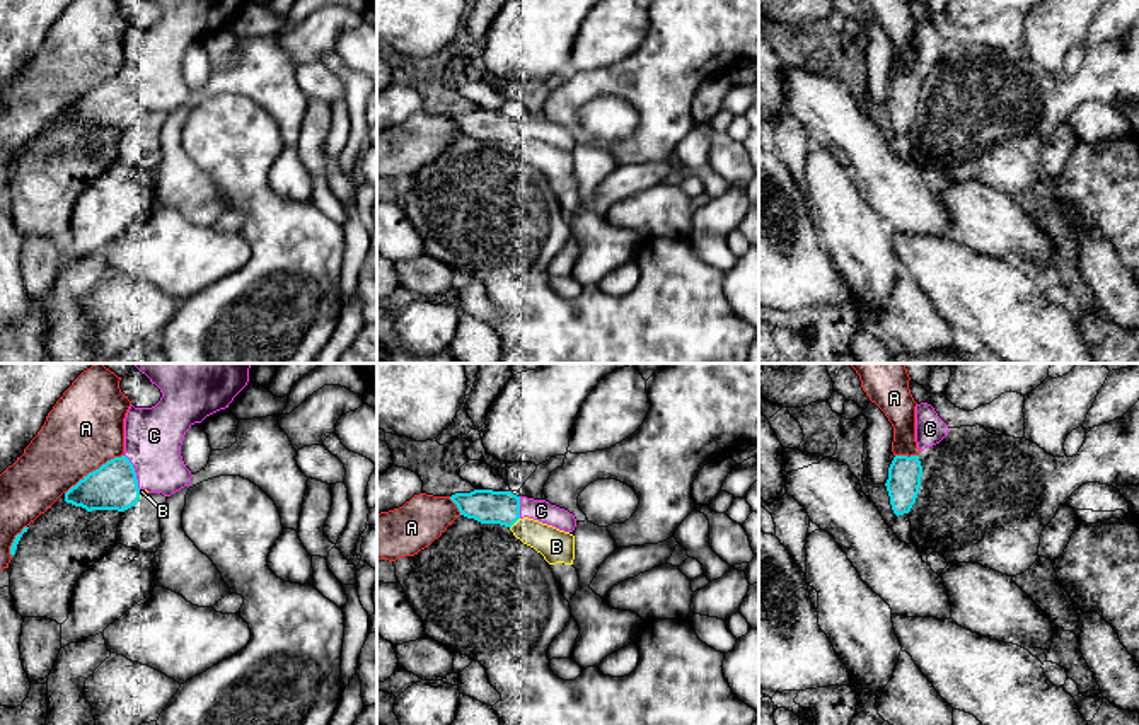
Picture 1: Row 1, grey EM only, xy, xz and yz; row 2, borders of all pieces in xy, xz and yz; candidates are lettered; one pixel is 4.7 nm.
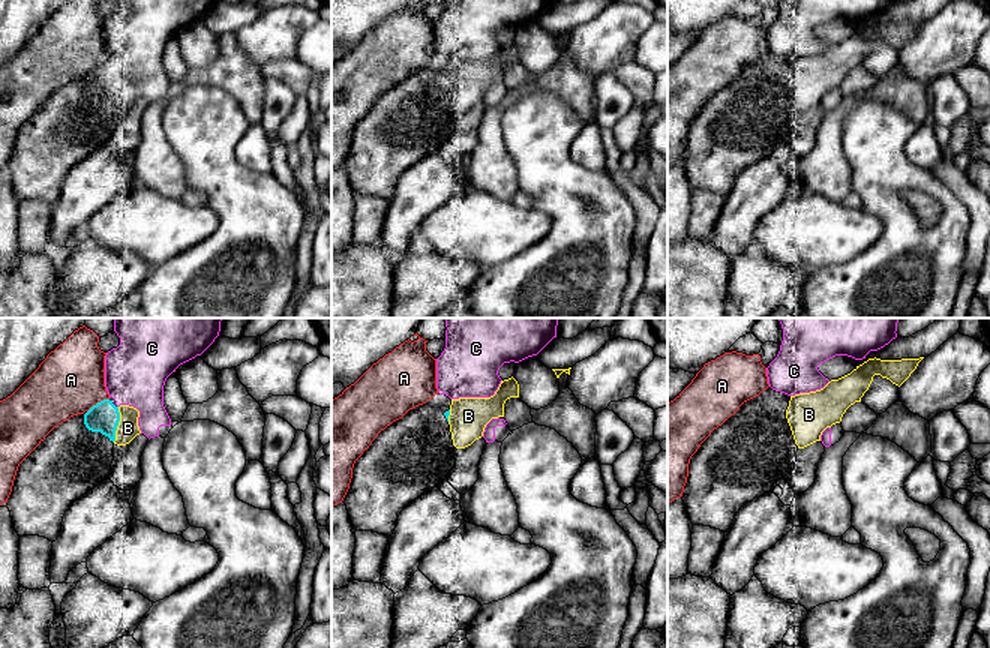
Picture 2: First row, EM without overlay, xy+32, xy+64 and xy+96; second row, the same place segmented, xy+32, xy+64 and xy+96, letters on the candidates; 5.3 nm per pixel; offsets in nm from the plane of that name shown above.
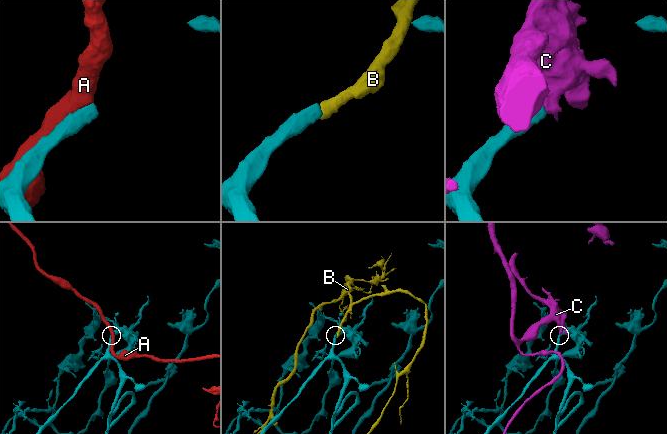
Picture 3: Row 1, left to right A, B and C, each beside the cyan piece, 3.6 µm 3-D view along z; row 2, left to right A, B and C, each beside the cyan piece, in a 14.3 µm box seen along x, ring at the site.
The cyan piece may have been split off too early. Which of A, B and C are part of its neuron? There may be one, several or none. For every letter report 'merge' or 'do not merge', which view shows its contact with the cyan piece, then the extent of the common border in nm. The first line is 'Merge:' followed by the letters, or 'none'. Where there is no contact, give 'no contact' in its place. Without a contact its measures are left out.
Merge: B
A: do not merge; meets cyan in xy; contact 340 nm long
B: merge; meets cyan in xz; contact 70 nm long
C: do not merge; meets cyan in xy; contact 180 nm long

